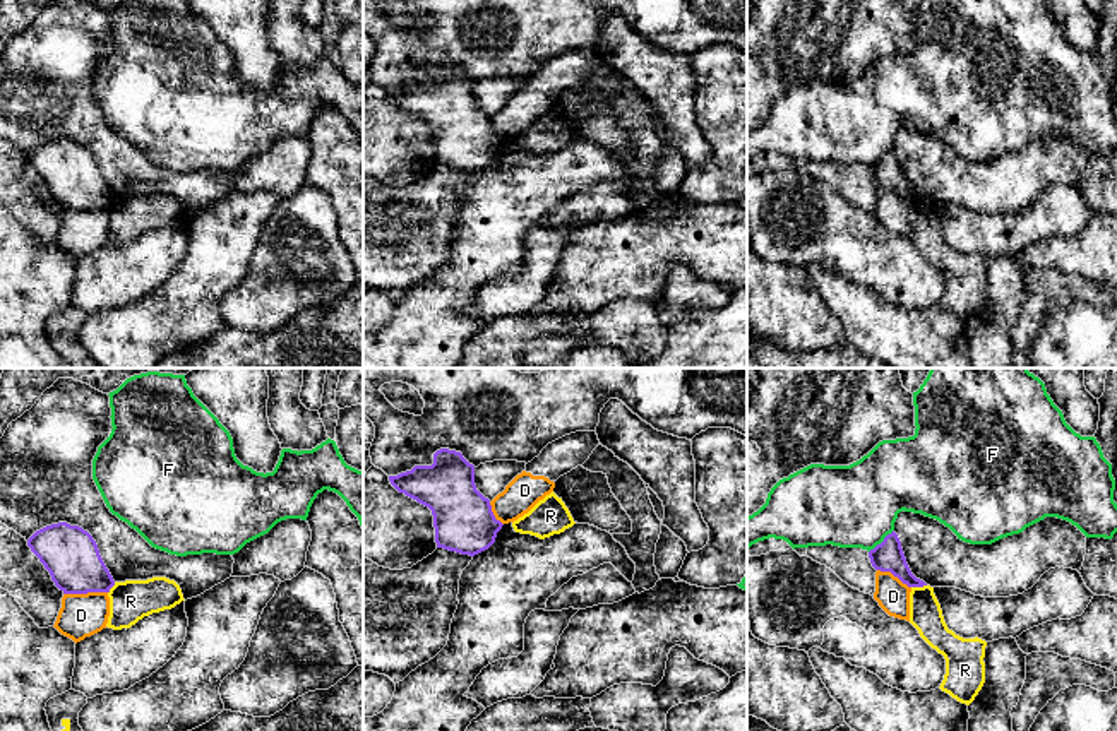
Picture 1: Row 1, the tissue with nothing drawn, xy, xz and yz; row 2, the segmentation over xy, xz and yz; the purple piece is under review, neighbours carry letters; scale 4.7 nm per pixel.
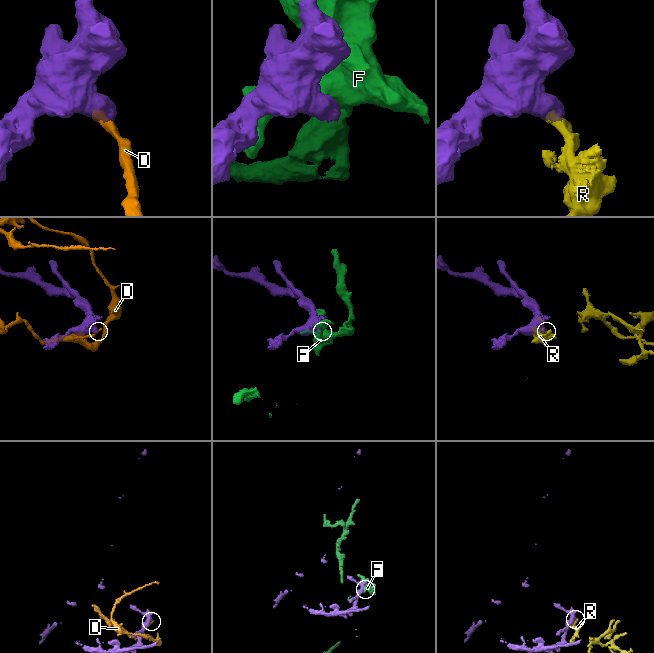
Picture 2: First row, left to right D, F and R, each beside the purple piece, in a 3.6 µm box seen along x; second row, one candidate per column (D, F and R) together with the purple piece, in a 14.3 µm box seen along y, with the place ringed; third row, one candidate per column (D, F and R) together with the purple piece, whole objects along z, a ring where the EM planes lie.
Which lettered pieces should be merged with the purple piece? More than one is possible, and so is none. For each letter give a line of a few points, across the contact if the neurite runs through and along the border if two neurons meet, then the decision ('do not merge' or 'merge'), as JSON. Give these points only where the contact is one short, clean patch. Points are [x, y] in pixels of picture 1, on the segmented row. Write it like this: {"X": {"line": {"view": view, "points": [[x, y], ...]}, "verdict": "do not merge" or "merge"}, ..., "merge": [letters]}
{"D": {"line": {"view": "xy", "points": [[107, 591], [64, 594]]}, "verdict": "do not merge"}, "F": {"verdict": "do not merge"}, "R": {"line": {"view": "yz", "points": [[925, 584], [912, 588]]}, "verdict": "do not merge"}, "merge": []}

